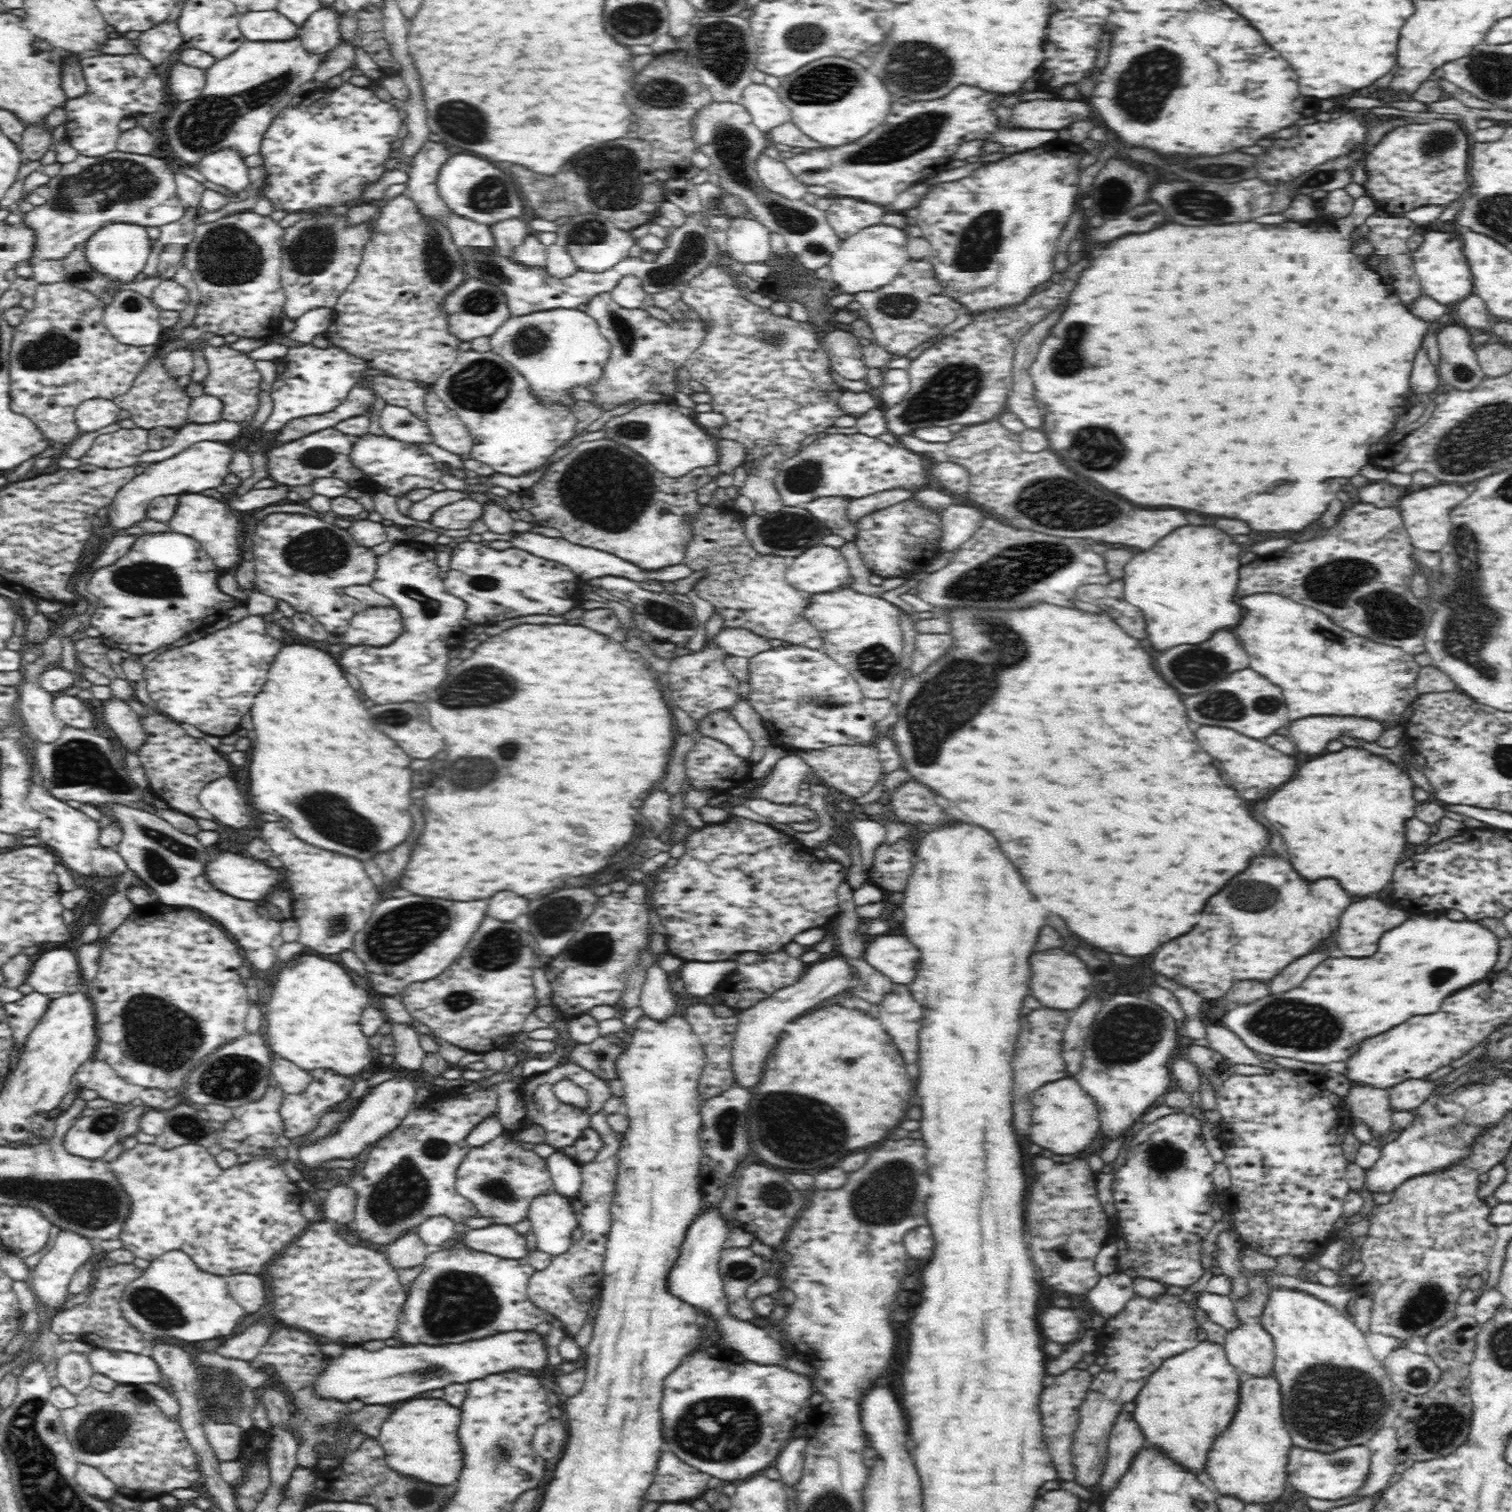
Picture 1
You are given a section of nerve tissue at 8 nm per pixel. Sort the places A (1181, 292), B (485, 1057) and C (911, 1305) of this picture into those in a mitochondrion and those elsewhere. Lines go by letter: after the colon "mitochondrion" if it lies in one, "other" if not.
A: other
B: other
C: other

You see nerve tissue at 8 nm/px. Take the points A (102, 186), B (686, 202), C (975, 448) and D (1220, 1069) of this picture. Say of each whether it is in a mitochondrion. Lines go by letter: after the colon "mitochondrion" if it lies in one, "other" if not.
A: mitochondrion
B: other
C: other
D: other

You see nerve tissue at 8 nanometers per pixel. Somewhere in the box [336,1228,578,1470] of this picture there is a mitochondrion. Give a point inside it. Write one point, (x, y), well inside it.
(458, 1301)

